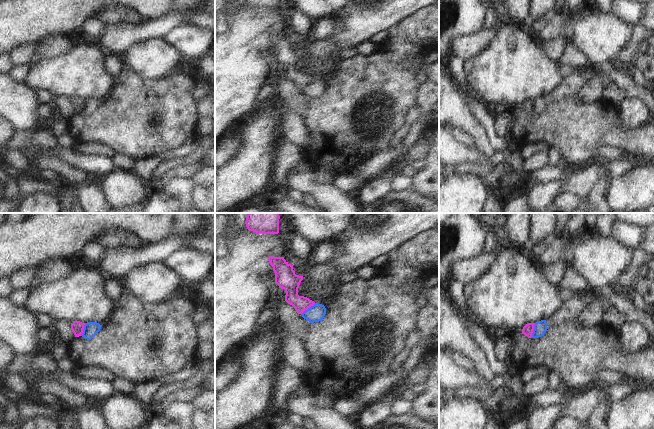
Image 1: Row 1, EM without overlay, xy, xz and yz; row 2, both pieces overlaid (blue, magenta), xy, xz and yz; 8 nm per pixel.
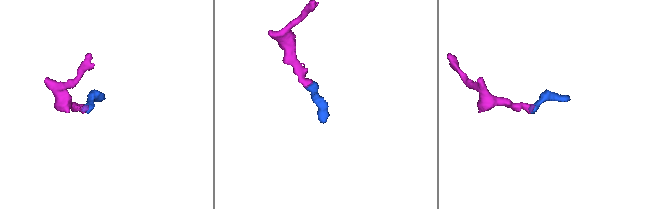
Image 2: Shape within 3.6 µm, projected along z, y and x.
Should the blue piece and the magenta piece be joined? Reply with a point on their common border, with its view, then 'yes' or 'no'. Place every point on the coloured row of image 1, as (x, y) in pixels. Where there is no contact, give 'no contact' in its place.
meets blue in yz at (533, 330); yes

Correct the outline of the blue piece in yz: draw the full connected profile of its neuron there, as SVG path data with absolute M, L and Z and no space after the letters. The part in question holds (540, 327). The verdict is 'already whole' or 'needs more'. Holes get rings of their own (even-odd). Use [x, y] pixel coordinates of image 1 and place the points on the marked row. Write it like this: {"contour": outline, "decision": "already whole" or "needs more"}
{"contour": "M546 320L537 321L536 323L528 323L522 329L522 334L528 338L539 338L544 335L548 329Z", "decision": "needs more"}

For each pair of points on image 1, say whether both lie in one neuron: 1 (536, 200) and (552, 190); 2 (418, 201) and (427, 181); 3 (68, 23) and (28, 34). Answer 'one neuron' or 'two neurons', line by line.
1: one neuron
2: two neurons
3: one neuron

